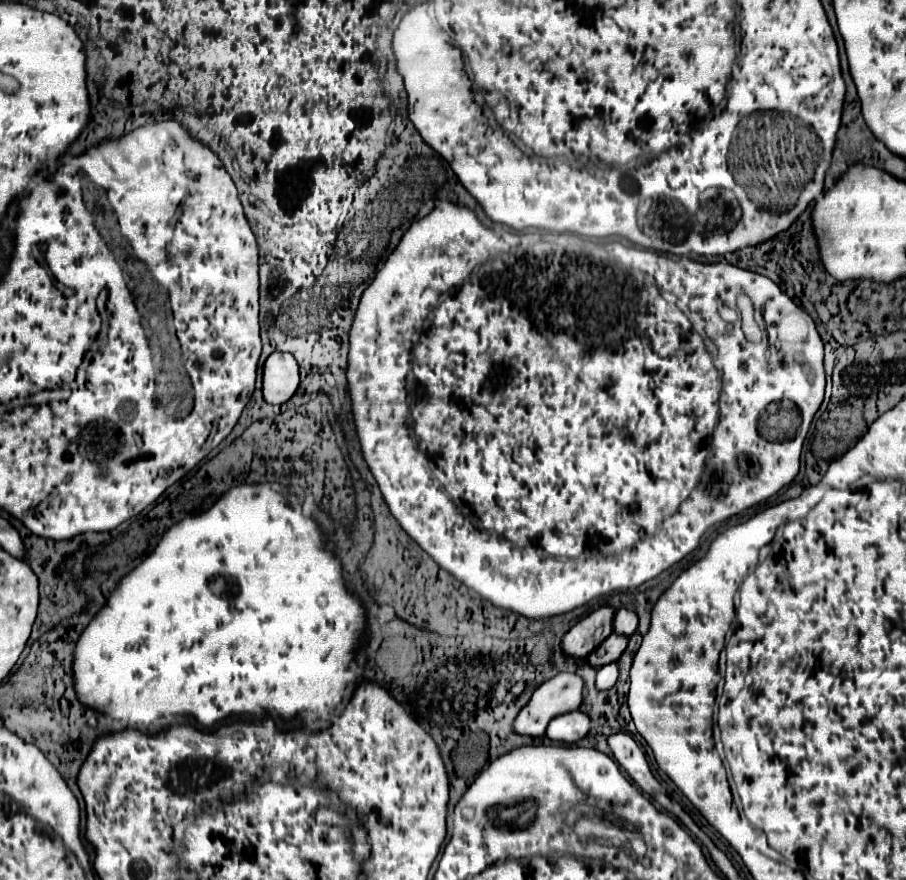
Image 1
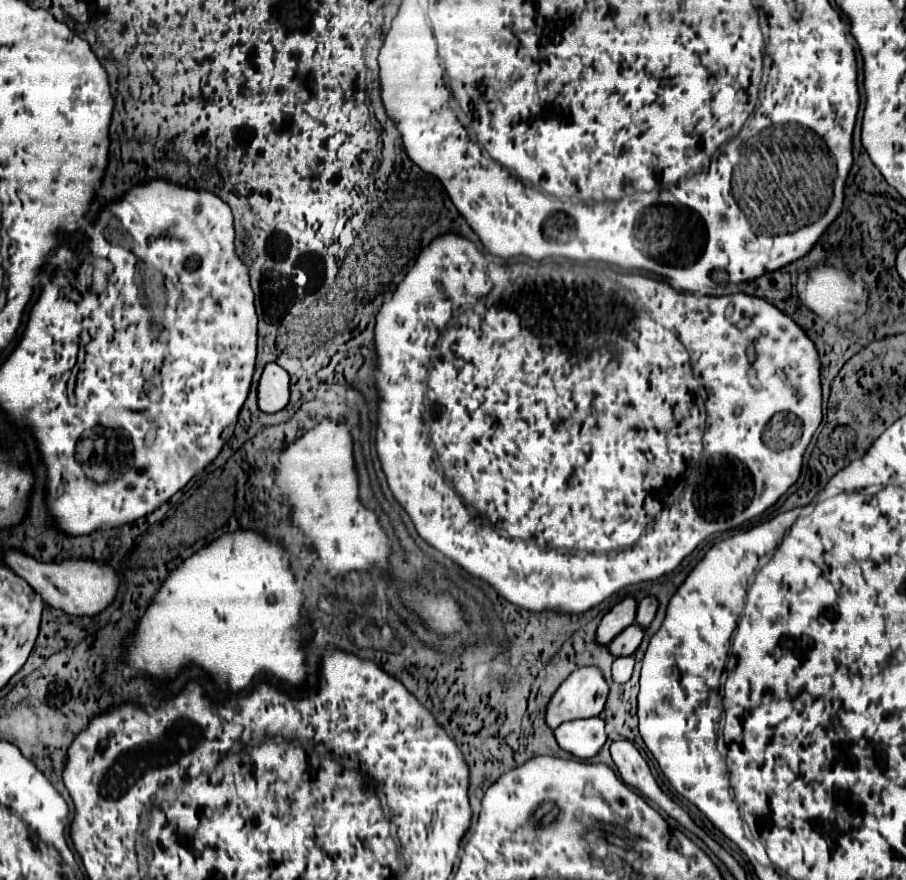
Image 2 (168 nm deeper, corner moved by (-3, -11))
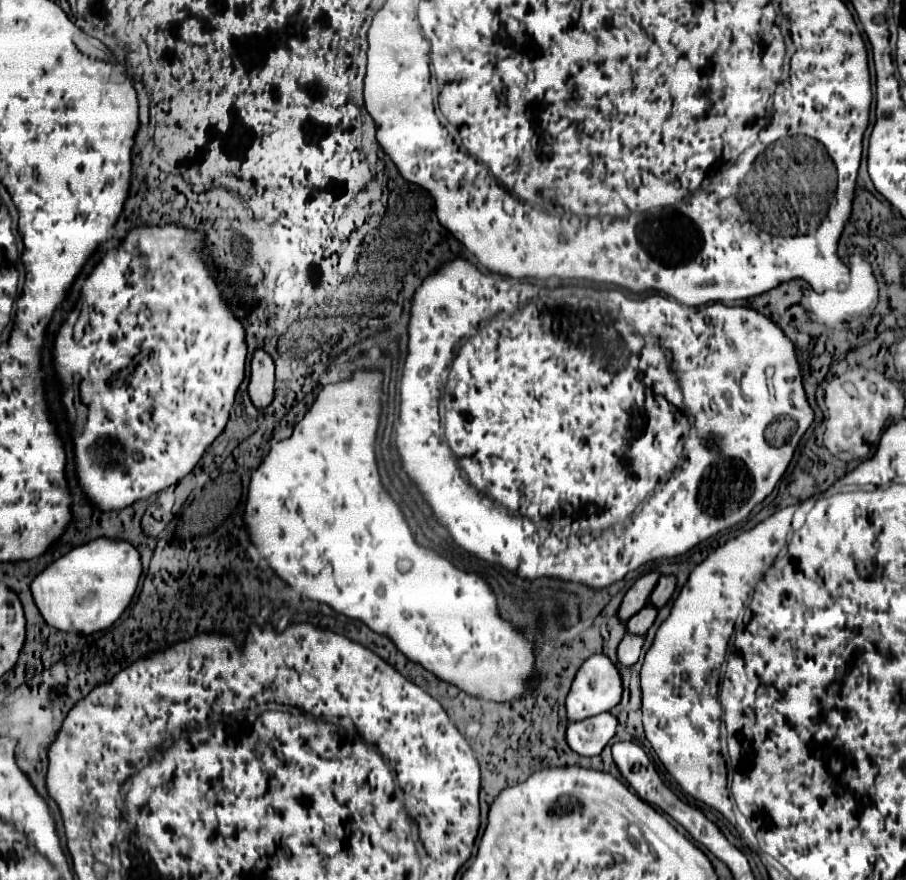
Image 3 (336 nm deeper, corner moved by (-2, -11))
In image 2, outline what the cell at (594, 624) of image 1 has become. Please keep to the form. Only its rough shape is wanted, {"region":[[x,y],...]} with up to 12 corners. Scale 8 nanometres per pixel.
{"region":[[636,601],[616,603],[600,621],[596,643],[608,645],[634,623]]}

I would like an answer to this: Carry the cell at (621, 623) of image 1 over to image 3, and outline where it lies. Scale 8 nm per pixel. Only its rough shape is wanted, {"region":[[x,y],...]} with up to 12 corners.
{"region":[[663,575],[649,601],[663,607],[675,591],[675,577]]}

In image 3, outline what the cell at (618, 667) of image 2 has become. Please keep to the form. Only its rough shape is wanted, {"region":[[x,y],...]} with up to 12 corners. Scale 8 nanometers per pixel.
{"region":[[625,633],[617,649],[621,665],[639,659],[645,637]]}

